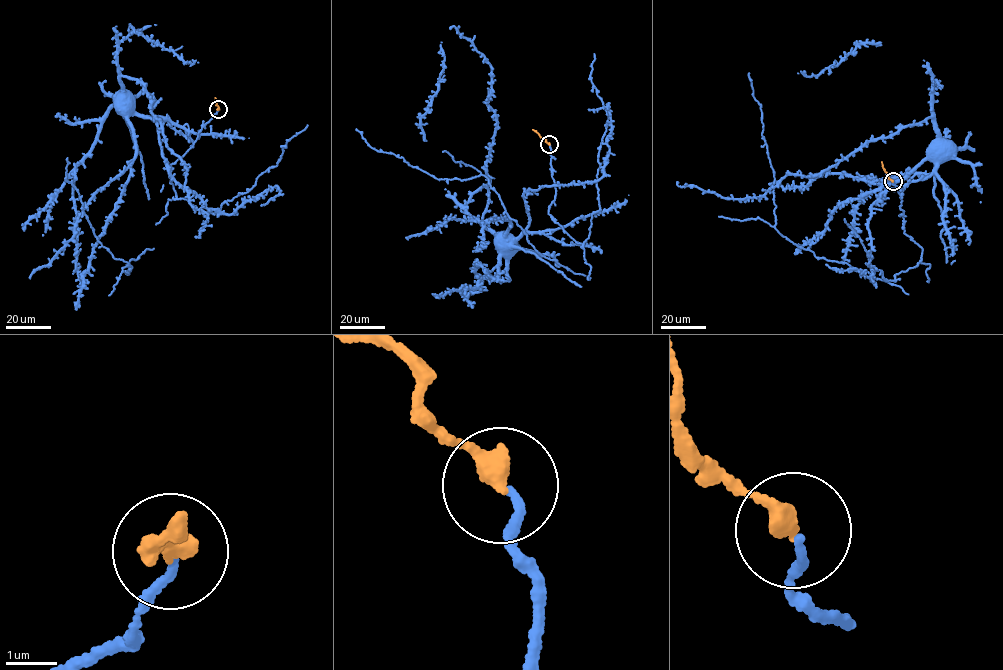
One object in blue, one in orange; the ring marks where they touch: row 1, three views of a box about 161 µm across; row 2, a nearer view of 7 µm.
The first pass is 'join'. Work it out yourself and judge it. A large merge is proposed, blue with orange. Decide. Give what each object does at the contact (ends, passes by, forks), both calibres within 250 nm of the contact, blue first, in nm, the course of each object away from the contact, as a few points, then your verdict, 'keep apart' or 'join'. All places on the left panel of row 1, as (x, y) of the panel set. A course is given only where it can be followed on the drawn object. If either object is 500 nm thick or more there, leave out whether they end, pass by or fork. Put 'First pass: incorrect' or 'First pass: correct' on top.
First pass: correct
blue ends there; orange ends there; 150 nm thick on the blue side, 400 nm on the other; blue runs (218, 109), (169, 177), (176, 198), (200, 211), (241, 198), (225, 214), (174, 179), (155, 122), (122, 107); orange runs (218, 109), (215, 97); join

